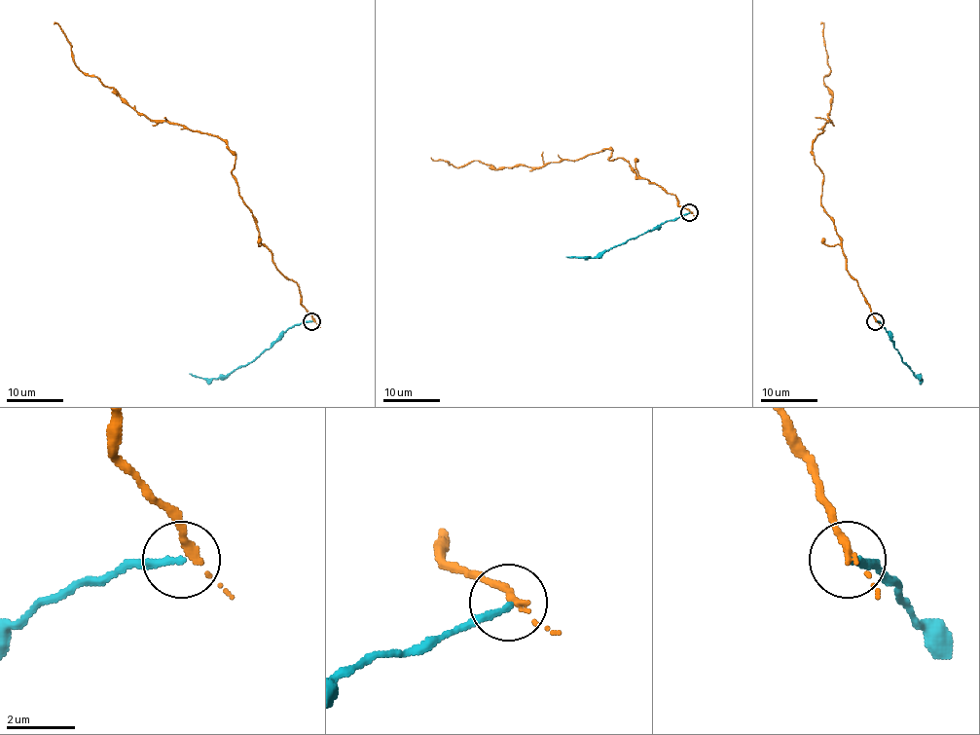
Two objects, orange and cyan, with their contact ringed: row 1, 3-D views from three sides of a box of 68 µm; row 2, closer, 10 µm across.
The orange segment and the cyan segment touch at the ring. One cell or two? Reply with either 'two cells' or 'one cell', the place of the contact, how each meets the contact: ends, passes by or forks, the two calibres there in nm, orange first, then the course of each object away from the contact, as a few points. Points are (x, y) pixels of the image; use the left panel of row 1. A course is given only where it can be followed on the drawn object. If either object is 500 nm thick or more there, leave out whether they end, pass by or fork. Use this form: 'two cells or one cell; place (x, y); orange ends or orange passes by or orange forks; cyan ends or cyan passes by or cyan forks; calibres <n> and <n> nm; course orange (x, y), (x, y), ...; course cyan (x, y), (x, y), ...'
two cells; place (311, 321); orange ends; cyan ends; calibres 260 and 200 nm; course orange (312, 321), (297, 284), (260, 241), (226, 144), (139, 115), (79, 68), (70, 42), (54, 24); course cyan (311, 321), (292, 325), (252, 361), (218, 378), (200, 378), (190, 374)

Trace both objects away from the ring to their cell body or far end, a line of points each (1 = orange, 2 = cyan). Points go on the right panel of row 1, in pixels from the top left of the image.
1: (875, 321), (821, 204), (823, 178), (812, 144), (830, 120), (833, 94), (823, 78), (830, 68), (820, 24)
2: (875, 321), (884, 325), (902, 361), (920, 378), (920, 374)

